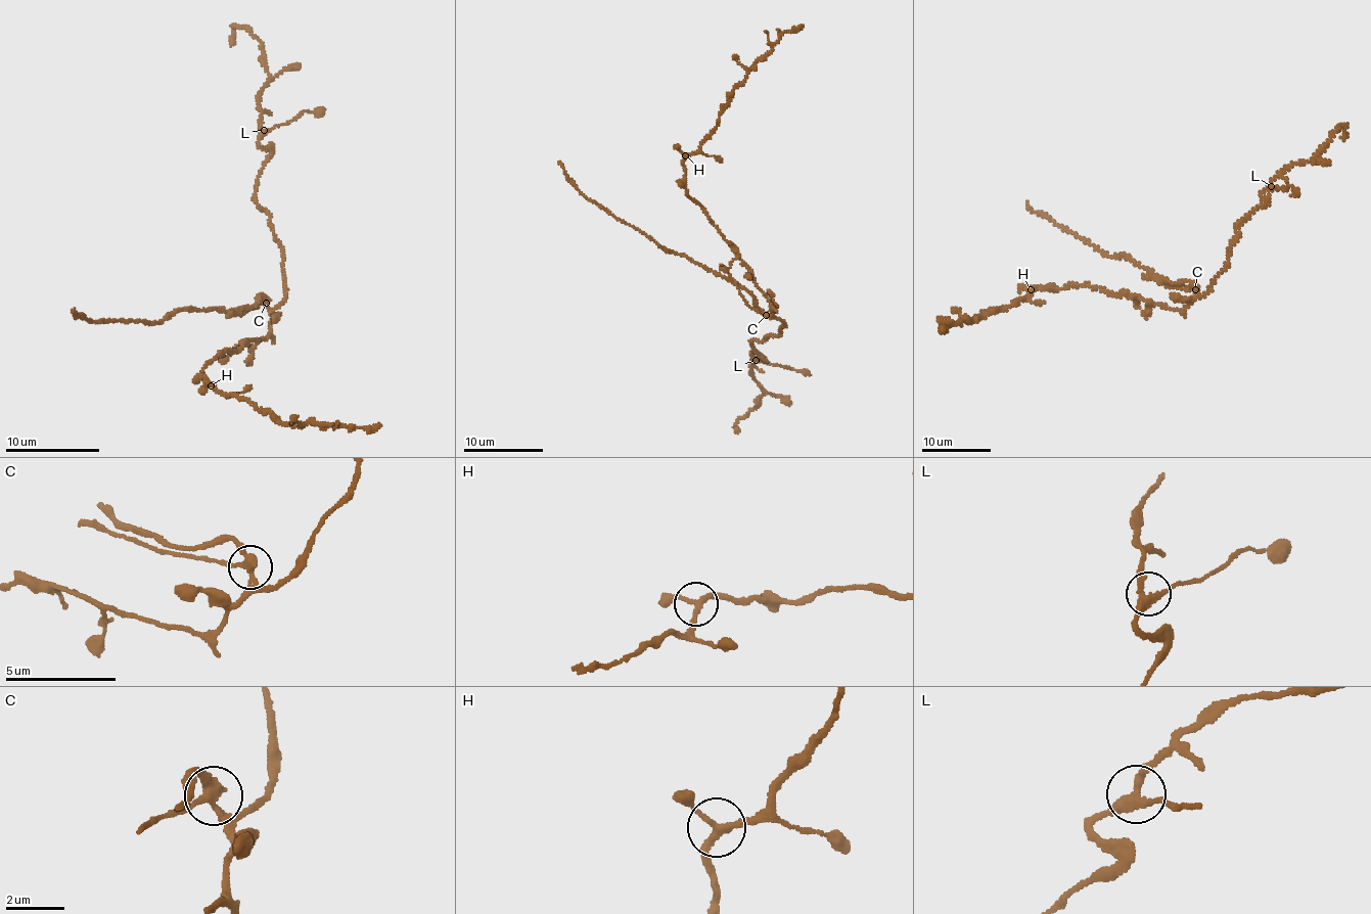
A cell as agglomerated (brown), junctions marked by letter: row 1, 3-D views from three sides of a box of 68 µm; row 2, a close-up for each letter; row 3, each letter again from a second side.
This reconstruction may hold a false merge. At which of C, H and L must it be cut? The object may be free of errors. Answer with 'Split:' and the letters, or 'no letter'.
Split: C

